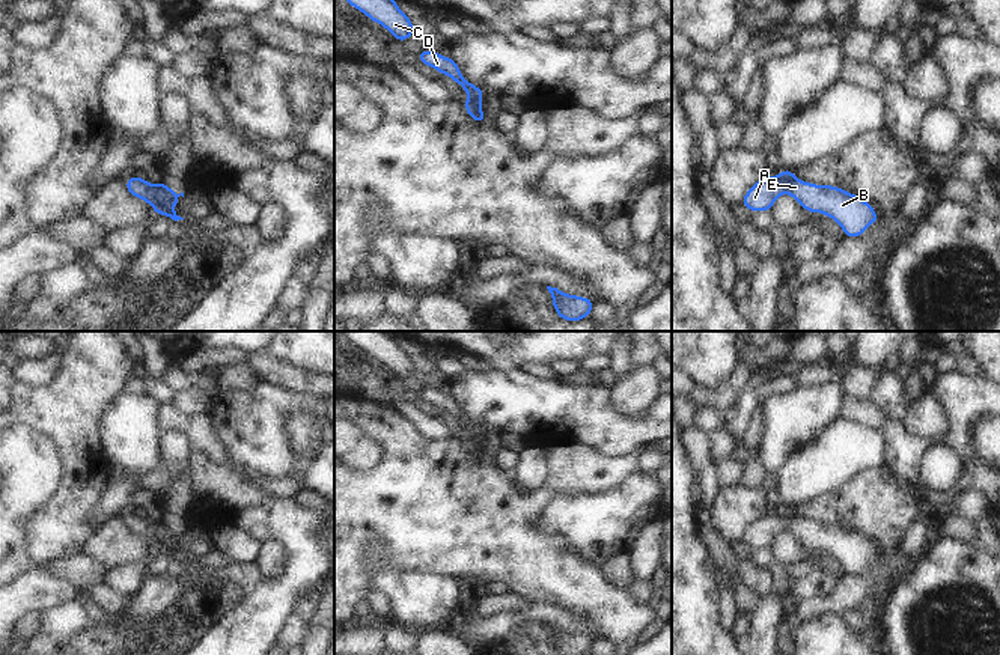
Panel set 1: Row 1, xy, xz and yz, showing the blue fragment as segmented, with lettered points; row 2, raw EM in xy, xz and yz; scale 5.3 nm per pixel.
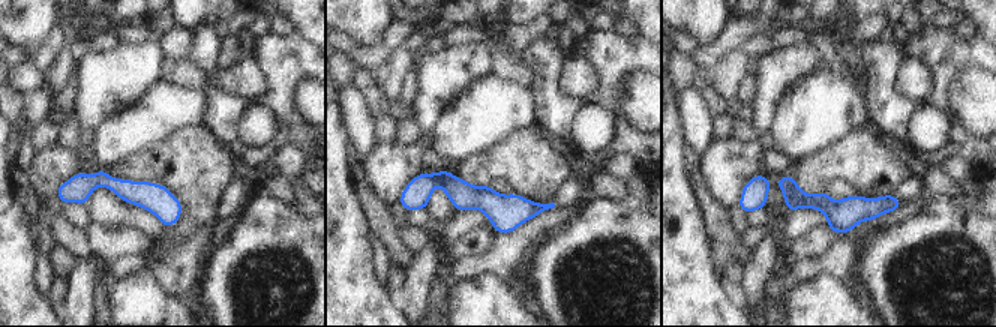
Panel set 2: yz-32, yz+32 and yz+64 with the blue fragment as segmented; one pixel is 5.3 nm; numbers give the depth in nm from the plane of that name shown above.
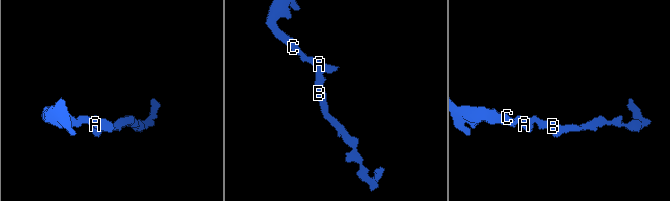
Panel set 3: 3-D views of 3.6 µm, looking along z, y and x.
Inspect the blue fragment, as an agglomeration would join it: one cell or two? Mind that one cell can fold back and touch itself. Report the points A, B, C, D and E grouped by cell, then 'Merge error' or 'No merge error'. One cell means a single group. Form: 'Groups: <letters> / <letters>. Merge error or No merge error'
Groups: A B C D E. No merge error

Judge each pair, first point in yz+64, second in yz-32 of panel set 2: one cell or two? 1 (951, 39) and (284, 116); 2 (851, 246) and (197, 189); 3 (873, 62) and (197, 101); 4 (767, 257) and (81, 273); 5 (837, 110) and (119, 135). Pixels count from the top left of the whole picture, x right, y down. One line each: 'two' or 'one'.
1: one
2: two
3: two
4: one
5: one

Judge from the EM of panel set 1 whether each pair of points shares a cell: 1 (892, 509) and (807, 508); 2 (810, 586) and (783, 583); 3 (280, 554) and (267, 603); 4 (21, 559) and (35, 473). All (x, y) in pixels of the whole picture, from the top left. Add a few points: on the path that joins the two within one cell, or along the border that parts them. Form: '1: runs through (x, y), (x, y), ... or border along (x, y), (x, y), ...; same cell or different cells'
1: runs through (871, 508), (829, 508); same cell
2: runs through (804, 586), (789, 586); same cell
3: border along (280, 544), (291, 562), (280, 578), (268, 580); different cells
4: runs through (17, 538), (17, 505), (24, 494); same cell

